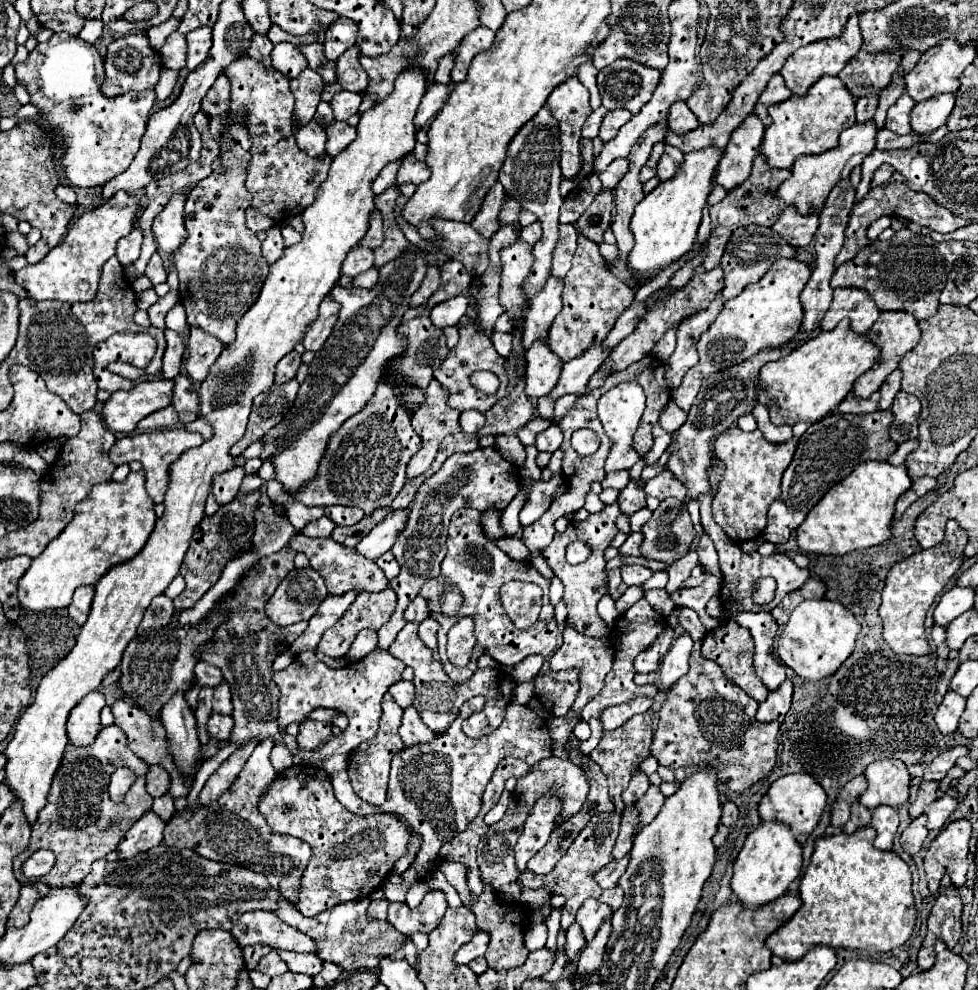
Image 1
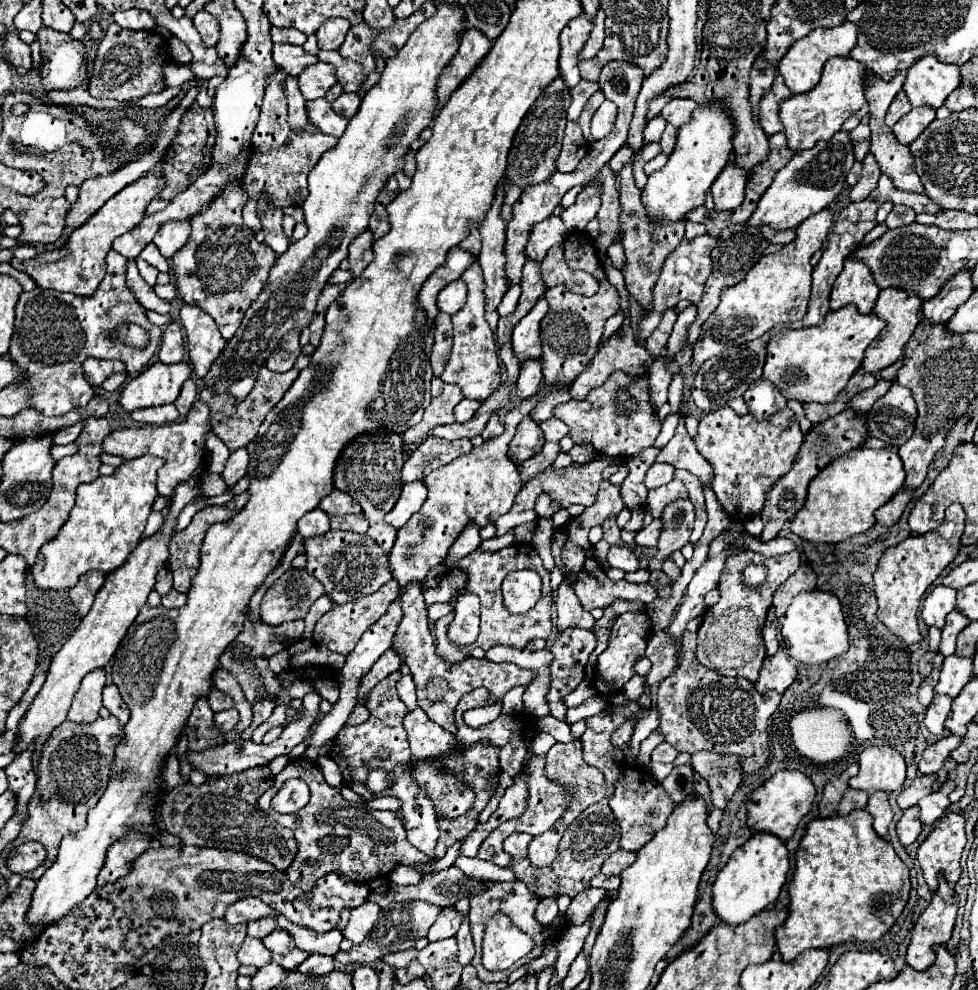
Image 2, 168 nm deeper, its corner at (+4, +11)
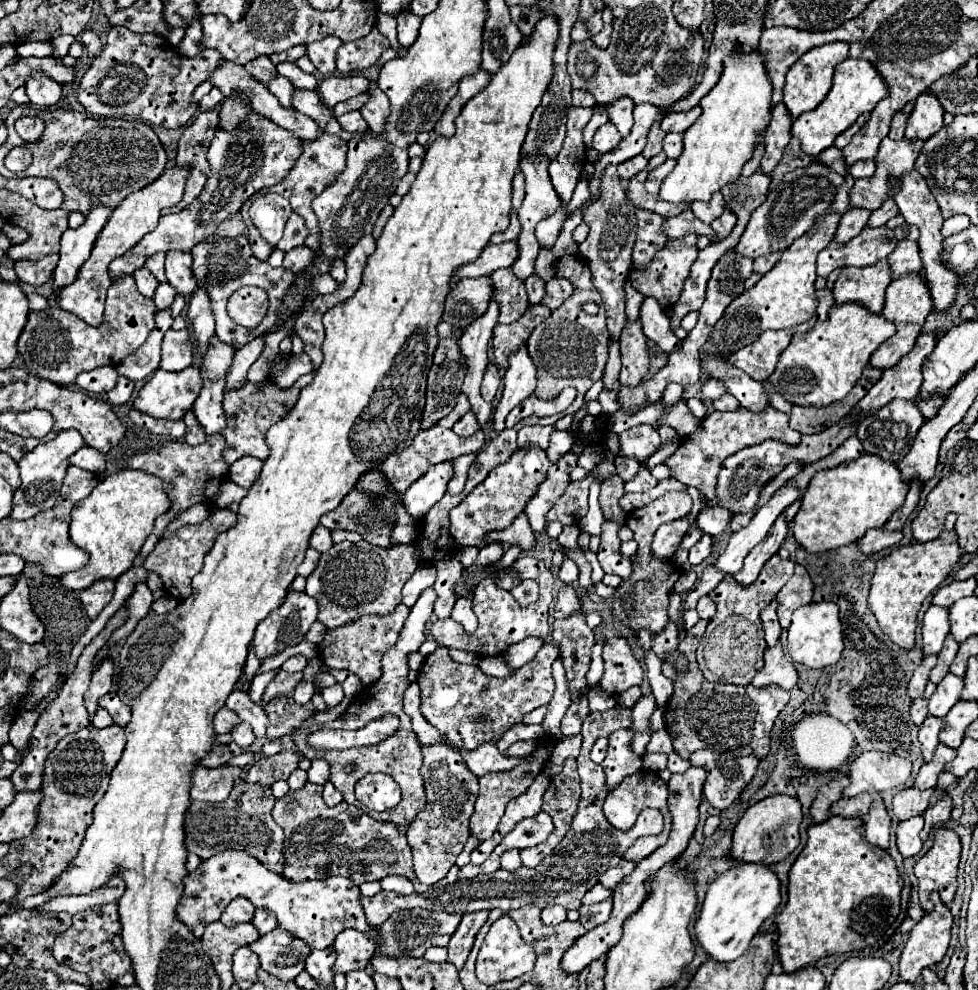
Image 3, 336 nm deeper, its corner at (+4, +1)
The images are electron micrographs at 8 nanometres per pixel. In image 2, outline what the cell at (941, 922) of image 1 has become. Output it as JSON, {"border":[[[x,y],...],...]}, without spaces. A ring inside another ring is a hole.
{"border":[[[941,883],[939,891],[933,893],[931,903],[921,913],[913,927],[911,945],[907,947],[907,965],[917,971],[925,971],[933,965],[933,945],[945,945],[951,939],[951,931],[957,915],[957,893]]]}

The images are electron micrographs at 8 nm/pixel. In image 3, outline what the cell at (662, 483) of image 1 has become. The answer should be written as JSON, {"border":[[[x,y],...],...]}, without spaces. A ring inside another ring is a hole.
{"border":[[[641,467],[641,471],[637,473],[637,477],[631,479],[629,483],[625,483],[625,491],[635,491],[635,493],[647,491],[647,489],[655,487],[655,483],[657,483],[657,479],[651,475],[651,471],[647,471],[645,467]]]}

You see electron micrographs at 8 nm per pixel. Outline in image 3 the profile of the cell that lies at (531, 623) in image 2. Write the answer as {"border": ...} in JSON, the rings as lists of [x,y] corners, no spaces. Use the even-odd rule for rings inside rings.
{"border":[[[523,555],[519,557],[505,573],[517,575],[519,579],[535,579],[539,583],[539,601],[535,605],[531,605],[529,609],[521,609],[509,591],[501,591],[501,587],[497,587],[497,575],[495,577],[487,577],[483,579],[477,587],[475,587],[475,595],[473,595],[473,611],[479,617],[479,629],[469,635],[463,631],[463,627],[459,627],[455,621],[435,621],[429,627],[429,633],[433,635],[433,639],[439,645],[451,647],[451,649],[461,649],[461,651],[471,651],[479,657],[491,657],[491,655],[501,655],[505,653],[511,645],[527,639],[527,637],[539,637],[539,639],[547,639],[549,635],[549,605],[551,605],[551,589],[553,589],[553,573],[547,569],[547,565],[541,559],[535,559],[531,555]]]}

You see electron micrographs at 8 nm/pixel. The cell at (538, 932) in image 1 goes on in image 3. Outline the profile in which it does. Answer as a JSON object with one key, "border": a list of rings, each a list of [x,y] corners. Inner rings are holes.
{"border":[[[551,905],[551,907],[545,907],[541,911],[541,921],[545,925],[559,925],[561,921],[567,919],[567,909],[563,907],[557,907],[557,905]]]}

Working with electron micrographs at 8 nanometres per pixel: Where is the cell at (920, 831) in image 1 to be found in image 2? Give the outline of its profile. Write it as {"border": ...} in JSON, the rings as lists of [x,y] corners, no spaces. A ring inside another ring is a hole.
{"border":[[[909,807],[903,811],[903,817],[897,823],[897,835],[903,847],[911,845],[921,833],[921,821],[919,821],[919,807]]]}

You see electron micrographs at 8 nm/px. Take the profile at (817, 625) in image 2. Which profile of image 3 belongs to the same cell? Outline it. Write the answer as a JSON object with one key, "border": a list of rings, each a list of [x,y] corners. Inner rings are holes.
{"border":[[[831,601],[809,603],[799,607],[793,613],[791,625],[787,629],[787,651],[793,661],[809,669],[823,669],[837,663],[843,653],[843,627],[839,619],[839,607]]]}

